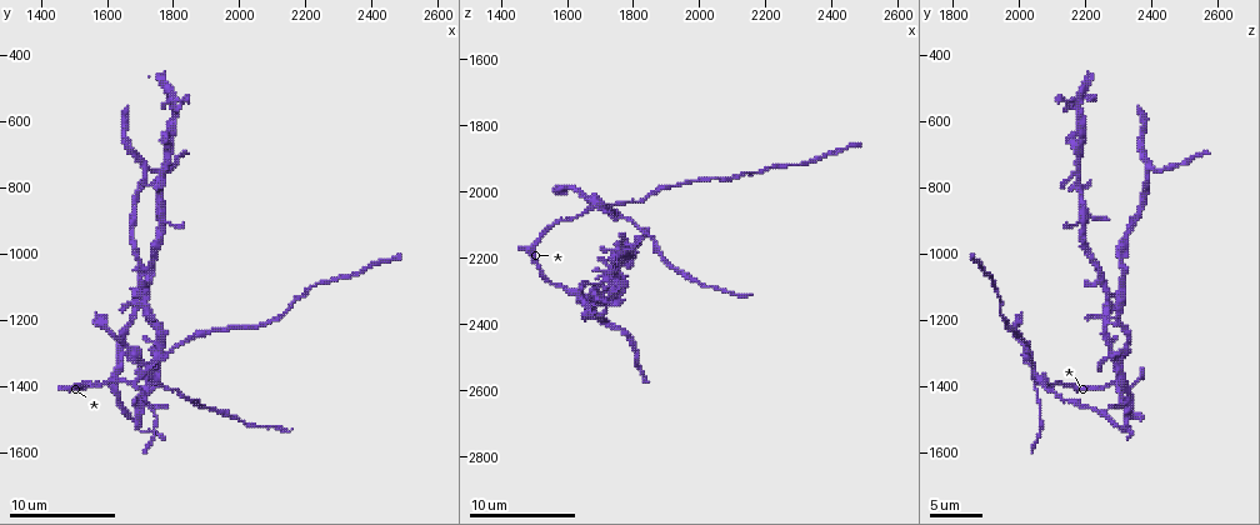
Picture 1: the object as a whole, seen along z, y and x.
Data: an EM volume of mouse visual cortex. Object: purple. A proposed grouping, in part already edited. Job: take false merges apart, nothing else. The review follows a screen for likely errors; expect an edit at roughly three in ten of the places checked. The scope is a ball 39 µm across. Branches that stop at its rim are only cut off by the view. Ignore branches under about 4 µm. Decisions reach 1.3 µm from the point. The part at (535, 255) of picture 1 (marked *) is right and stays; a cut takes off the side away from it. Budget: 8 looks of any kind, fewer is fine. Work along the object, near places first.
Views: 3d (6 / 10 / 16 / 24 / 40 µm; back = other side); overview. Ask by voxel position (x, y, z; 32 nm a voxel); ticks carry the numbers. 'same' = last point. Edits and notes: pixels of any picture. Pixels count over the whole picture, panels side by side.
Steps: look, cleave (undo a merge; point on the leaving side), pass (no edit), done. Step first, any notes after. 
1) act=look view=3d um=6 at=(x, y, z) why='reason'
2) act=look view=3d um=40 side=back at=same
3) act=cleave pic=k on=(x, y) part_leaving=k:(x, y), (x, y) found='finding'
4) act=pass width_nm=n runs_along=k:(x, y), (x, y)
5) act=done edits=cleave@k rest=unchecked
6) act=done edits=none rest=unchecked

act=look view=3d um=16 at=(1680, 1200, 2300) why='a narrow waist'

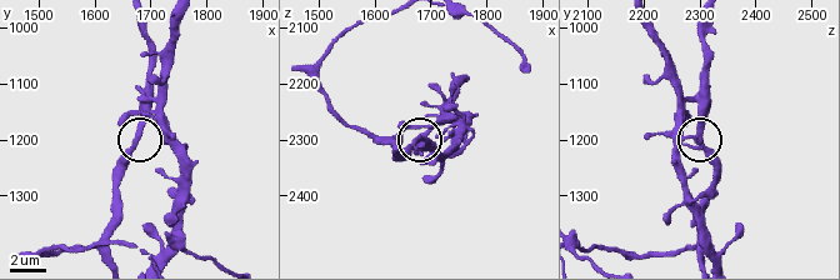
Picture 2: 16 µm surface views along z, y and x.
act=look view=3d um=16 side=back at=(1675, 1200, 2300)

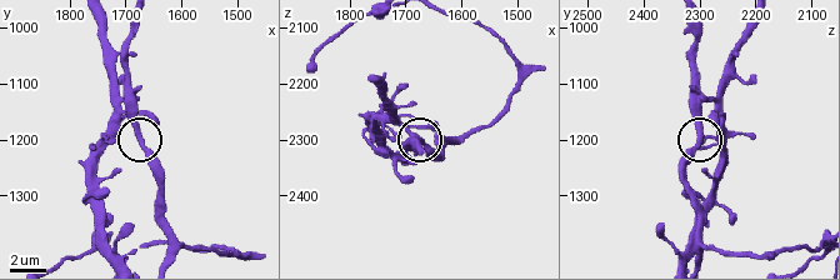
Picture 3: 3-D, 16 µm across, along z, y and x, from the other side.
act=pass runs_along=3:(760, 258), (730, 258), (700, 239), (685, 171), (699, 93) found='continuous, no second cell'

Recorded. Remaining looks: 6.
act=look view=3d um=6 at=(1710, 1350, 2040)

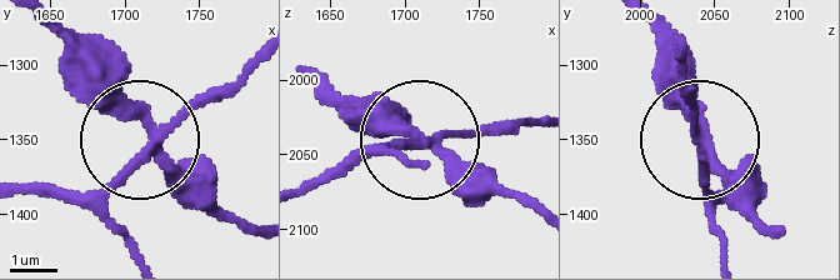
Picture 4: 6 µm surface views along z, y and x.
act=cleave pic=4 on=(208, 166) arms=4 part_leaving=4:(155, 145), (259, 225) found='two cells meet here'

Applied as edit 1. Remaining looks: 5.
act=look view=3d um=10 at=(2290, 1070, 1920) why='a narrow waist'

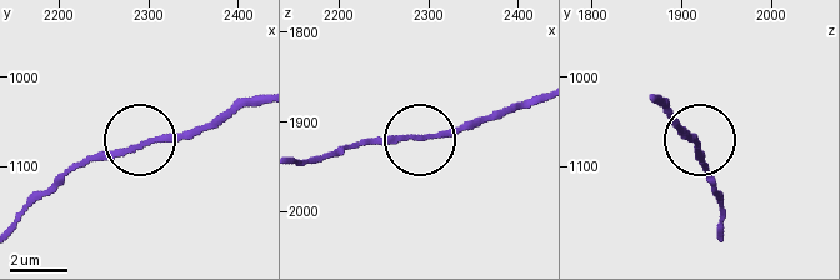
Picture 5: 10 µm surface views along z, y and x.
act=look view=3d um=10 side=back at=(2290, 1075, 1920) why='other side'

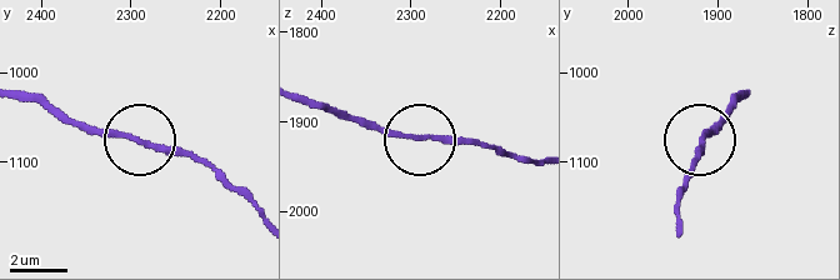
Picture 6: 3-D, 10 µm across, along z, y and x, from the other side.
act=pass runs_along=6:(680, 225), (680, 194), (701, 139), (715, 124) found='all the same cell'

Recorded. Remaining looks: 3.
act=look view=3d um=16 at=(1730, 750, 2410) why='three-way junction'

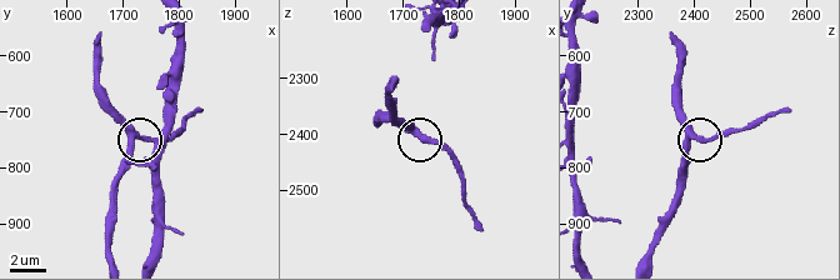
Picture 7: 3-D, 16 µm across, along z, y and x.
act=pass arms=3 runs_along=7:(111, 258), (115, 183), (126, 150), (139, 136), (111, 108) found='all the same cell'

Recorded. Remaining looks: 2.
act=done edits=cleave@4 rest=unchecked

